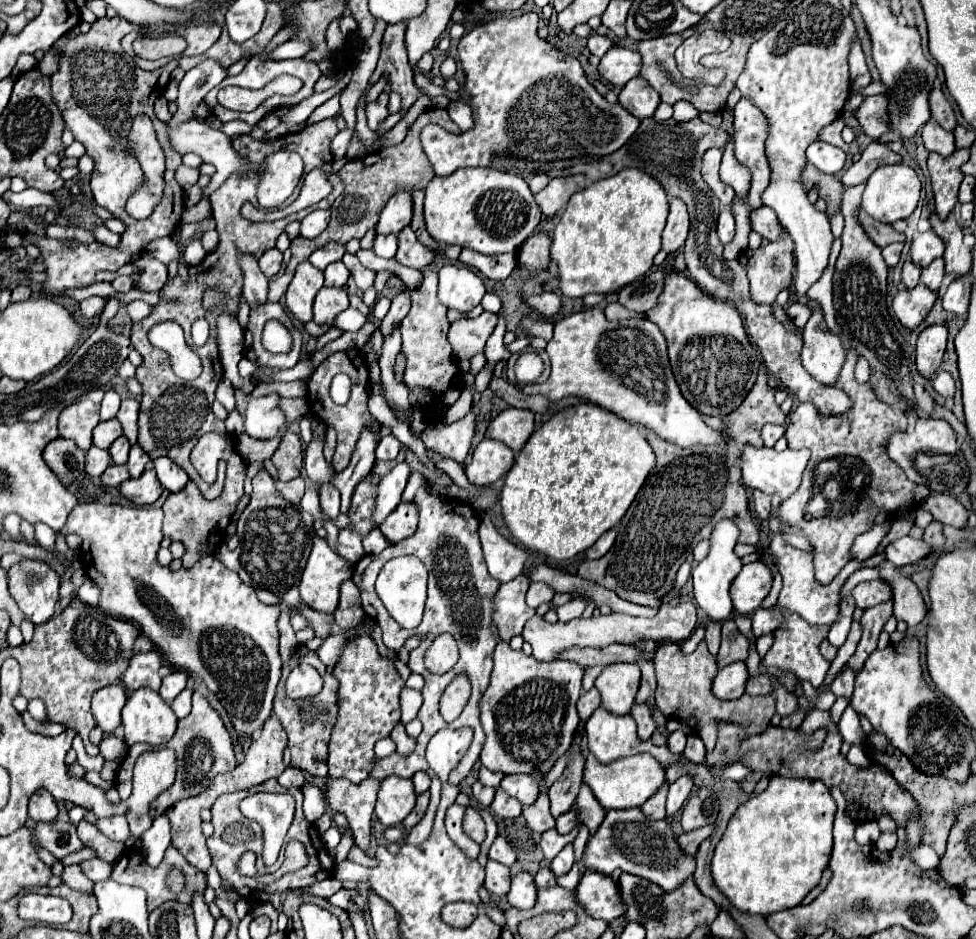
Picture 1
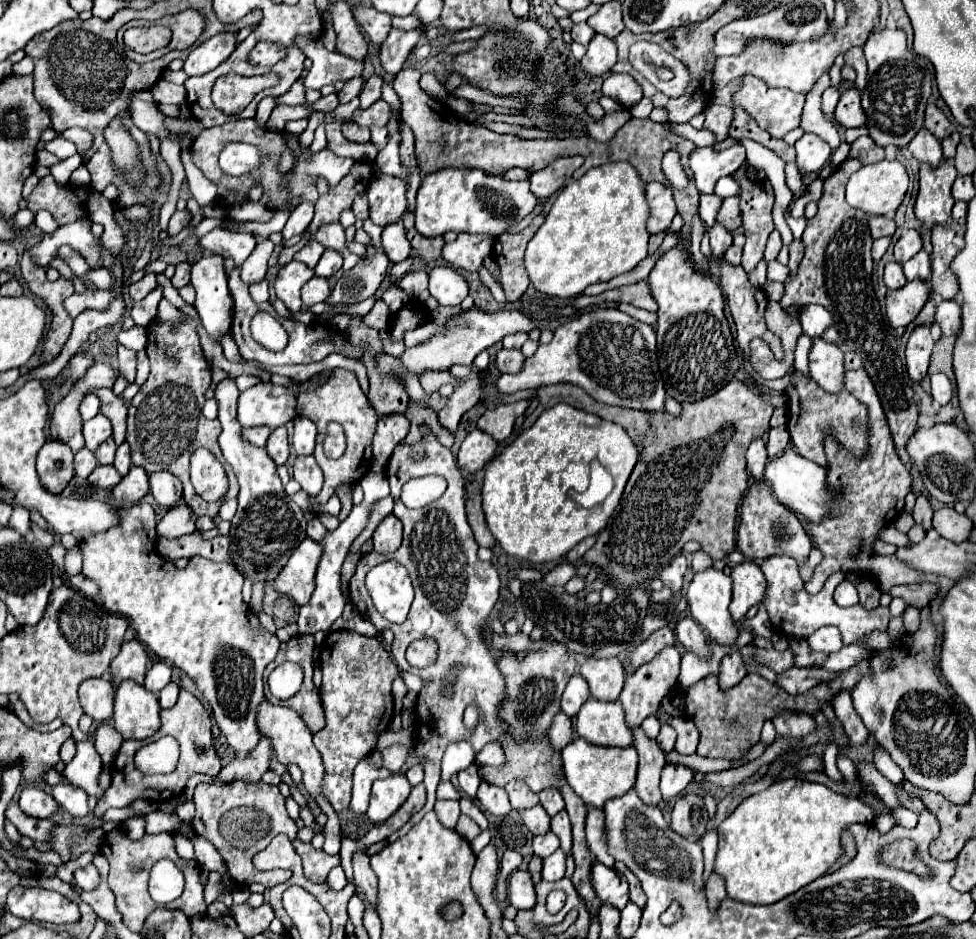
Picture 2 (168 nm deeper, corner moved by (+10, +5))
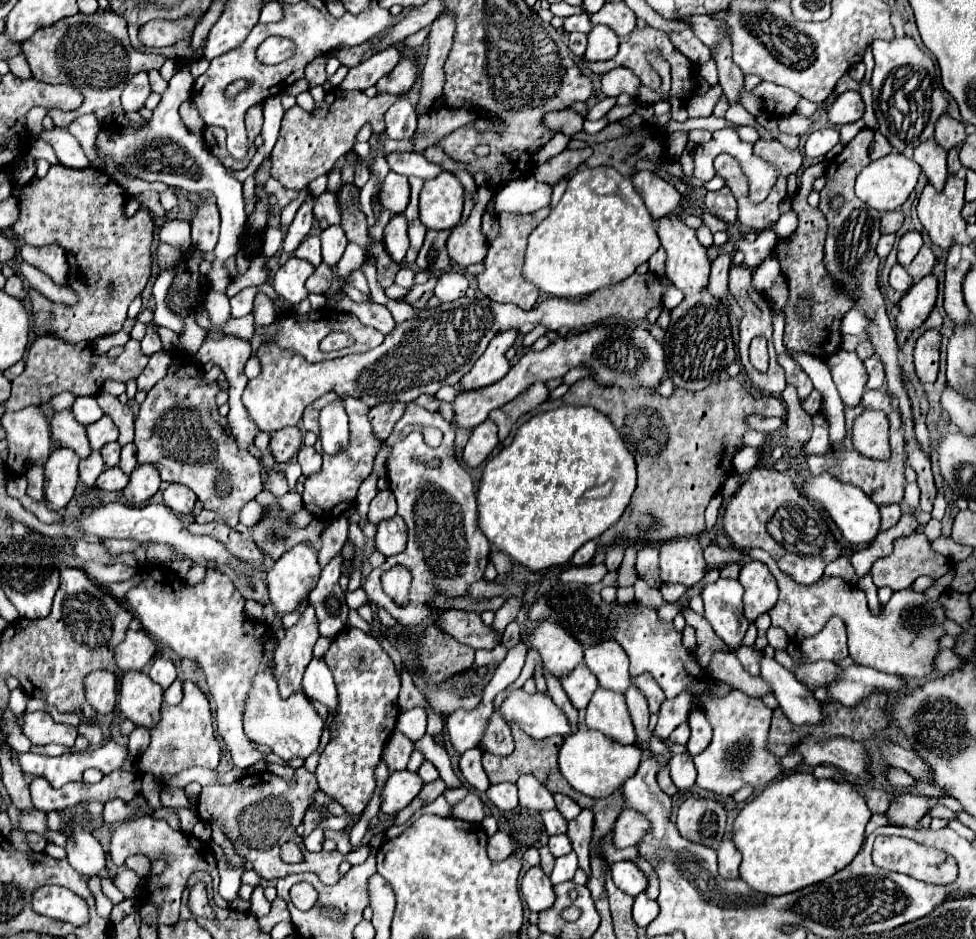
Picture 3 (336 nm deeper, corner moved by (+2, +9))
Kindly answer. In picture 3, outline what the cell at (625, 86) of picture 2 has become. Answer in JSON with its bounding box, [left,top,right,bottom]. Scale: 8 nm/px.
[602,67,640,97]

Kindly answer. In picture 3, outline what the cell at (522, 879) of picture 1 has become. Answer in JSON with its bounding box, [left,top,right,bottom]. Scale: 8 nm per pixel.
[520,867,554,911]

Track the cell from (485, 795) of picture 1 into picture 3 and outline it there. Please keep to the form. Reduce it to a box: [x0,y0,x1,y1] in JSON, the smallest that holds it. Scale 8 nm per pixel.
[460,747,490,793]

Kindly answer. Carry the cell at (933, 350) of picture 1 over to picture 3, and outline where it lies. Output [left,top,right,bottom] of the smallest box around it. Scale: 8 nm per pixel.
[914,329,940,383]

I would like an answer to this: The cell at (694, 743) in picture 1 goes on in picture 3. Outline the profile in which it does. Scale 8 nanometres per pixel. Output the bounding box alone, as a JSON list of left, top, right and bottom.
[686,707,712,755]

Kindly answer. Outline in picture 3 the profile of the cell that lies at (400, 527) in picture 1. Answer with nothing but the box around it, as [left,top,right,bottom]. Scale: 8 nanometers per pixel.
[376,515,406,557]

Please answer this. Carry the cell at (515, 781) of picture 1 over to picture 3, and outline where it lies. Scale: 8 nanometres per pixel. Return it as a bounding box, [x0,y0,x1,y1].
[518,775,554,811]

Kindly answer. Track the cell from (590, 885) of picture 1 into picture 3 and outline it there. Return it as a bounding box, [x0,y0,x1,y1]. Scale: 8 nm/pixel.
[610,861,646,897]

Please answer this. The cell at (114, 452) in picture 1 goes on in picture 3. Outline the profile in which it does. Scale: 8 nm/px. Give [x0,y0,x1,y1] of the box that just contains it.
[100,441,120,467]

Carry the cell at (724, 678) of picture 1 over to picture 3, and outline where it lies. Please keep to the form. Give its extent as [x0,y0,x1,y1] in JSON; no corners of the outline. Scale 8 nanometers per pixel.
[736,645,760,675]

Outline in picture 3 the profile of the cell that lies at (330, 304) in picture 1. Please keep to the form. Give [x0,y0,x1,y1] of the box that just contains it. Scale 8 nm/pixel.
[306,263,332,295]

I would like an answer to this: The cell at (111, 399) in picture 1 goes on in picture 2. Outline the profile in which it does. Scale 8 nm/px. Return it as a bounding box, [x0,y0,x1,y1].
[80,395,100,421]

